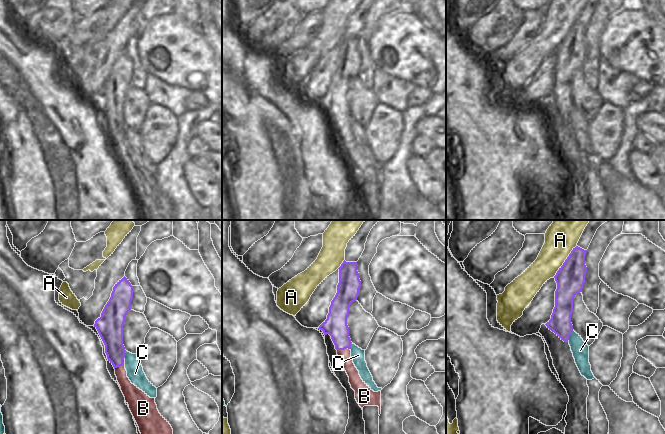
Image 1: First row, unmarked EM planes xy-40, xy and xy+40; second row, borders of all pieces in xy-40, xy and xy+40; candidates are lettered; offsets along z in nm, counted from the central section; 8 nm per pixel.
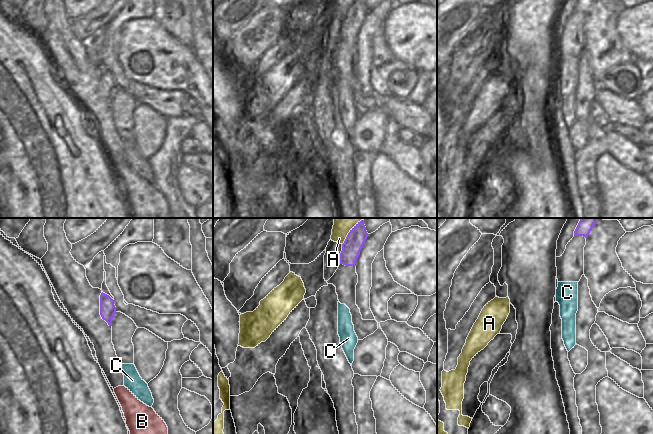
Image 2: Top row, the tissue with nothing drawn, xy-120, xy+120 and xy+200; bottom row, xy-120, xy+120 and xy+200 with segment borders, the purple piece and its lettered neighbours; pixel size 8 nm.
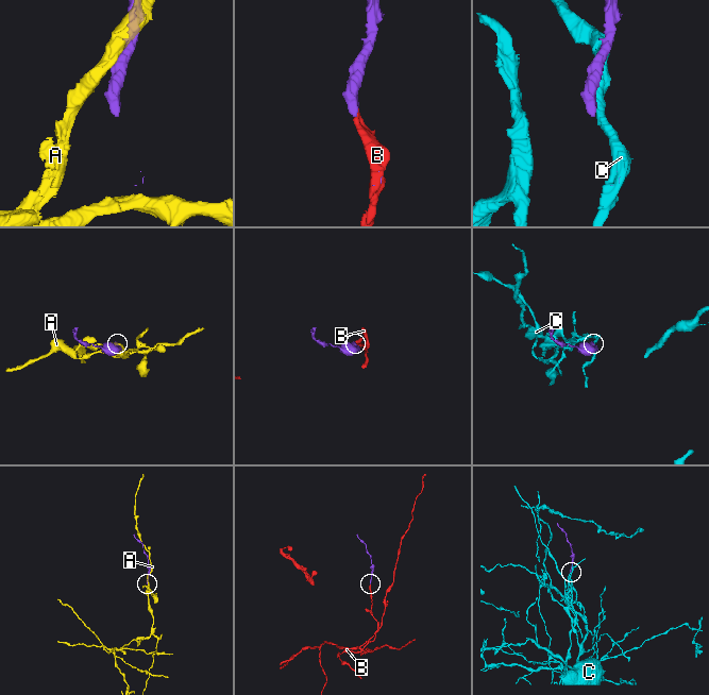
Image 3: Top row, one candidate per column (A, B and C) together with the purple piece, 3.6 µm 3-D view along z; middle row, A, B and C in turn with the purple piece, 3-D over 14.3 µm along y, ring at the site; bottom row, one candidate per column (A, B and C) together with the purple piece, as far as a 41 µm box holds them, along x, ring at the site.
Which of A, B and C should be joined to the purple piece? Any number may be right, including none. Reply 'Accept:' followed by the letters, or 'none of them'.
Accept: B

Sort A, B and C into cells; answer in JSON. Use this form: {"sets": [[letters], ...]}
{"sets": [["A"], ["B"], ["C"]]}

